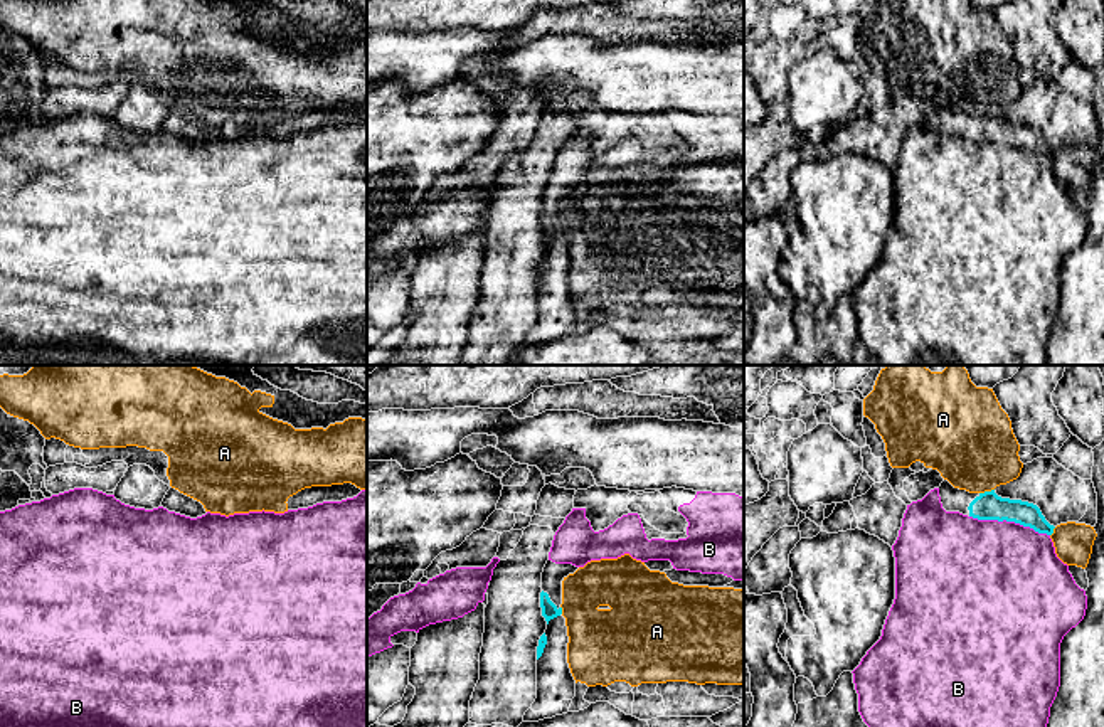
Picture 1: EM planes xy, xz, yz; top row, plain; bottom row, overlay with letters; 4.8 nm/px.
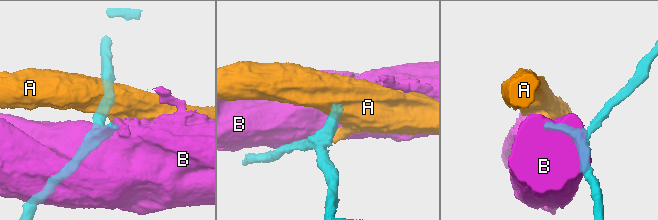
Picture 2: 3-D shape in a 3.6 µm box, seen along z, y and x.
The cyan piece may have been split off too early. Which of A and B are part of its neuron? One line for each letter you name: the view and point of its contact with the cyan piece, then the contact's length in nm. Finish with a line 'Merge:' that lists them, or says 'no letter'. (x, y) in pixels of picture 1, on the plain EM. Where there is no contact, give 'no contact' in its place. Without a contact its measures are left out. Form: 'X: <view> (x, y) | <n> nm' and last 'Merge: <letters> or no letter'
Merge: no letter

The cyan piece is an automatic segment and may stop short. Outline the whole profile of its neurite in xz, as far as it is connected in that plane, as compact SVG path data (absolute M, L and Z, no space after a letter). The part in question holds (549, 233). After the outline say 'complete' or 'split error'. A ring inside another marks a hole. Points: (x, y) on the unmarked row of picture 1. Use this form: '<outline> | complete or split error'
M547 183L544 195L542 195L542 215L540 215L540 231L542 239L545 241L547 247L550 242L562 237L562 204L574 197L579 190L572 187L555 187Z | split error

